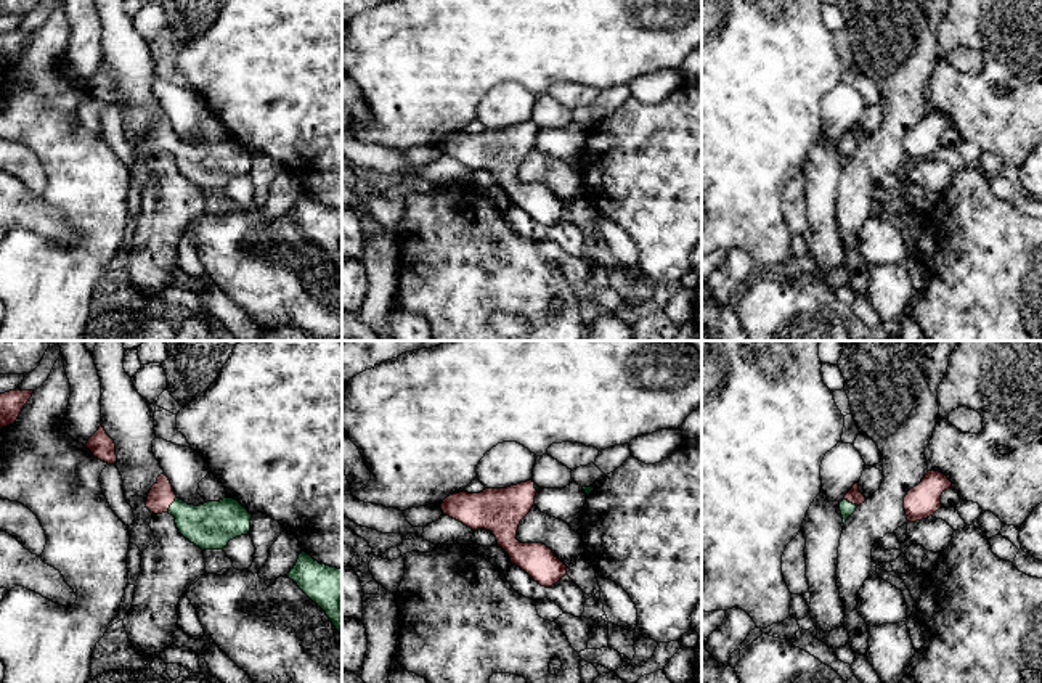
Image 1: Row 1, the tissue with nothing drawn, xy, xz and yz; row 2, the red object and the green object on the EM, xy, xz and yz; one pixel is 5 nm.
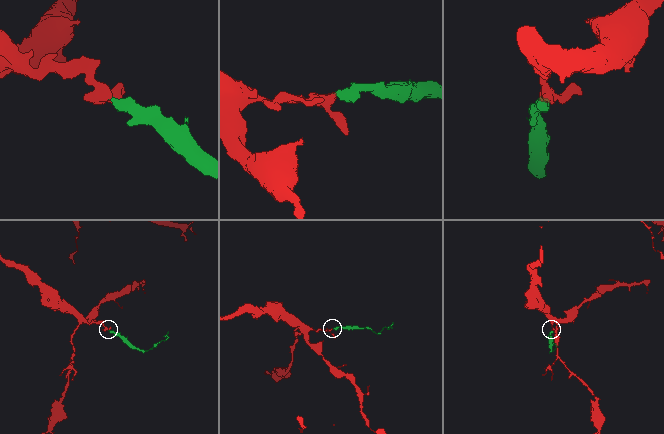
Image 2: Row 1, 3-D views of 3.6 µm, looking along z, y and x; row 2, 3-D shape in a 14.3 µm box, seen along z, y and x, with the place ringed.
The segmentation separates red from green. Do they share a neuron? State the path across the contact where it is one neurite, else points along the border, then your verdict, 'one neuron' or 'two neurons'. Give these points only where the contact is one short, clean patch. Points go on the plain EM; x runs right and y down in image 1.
runs through xy (161, 135), (170, 143), (191, 161), (211, 166); one neuron

